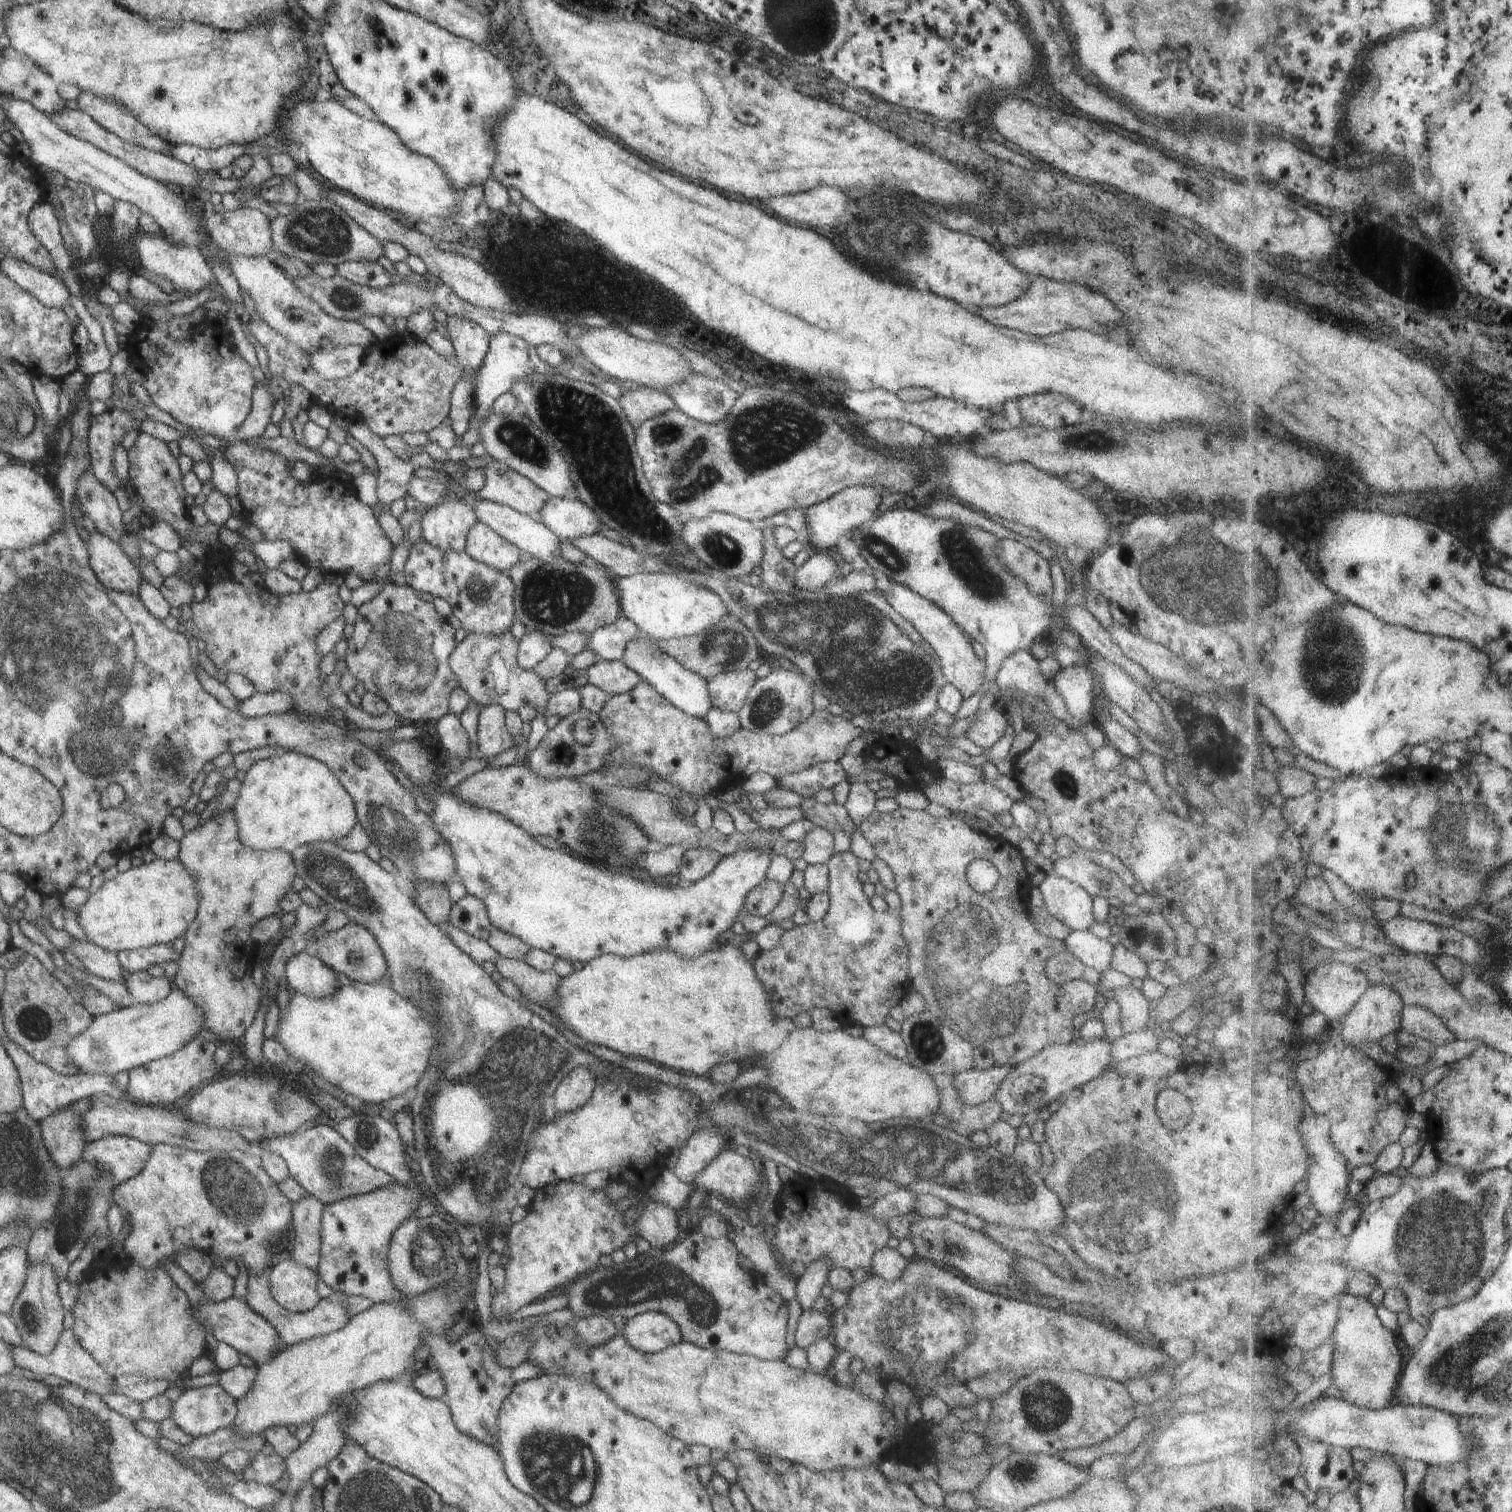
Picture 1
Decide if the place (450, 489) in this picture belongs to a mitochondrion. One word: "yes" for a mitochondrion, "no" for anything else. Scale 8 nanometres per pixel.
no

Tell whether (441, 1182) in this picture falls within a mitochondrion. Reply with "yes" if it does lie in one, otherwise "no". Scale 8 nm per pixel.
yes

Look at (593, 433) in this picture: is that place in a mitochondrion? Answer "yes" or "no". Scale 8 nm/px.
yes

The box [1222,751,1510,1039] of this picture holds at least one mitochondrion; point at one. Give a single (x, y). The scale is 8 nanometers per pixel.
(1476, 829)

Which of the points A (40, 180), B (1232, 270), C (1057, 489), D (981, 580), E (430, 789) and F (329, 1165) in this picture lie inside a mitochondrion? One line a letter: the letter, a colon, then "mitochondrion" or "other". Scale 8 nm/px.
A: other
B: mitochondrion
C: other
D: mitochondrion
E: other
F: mitochondrion

